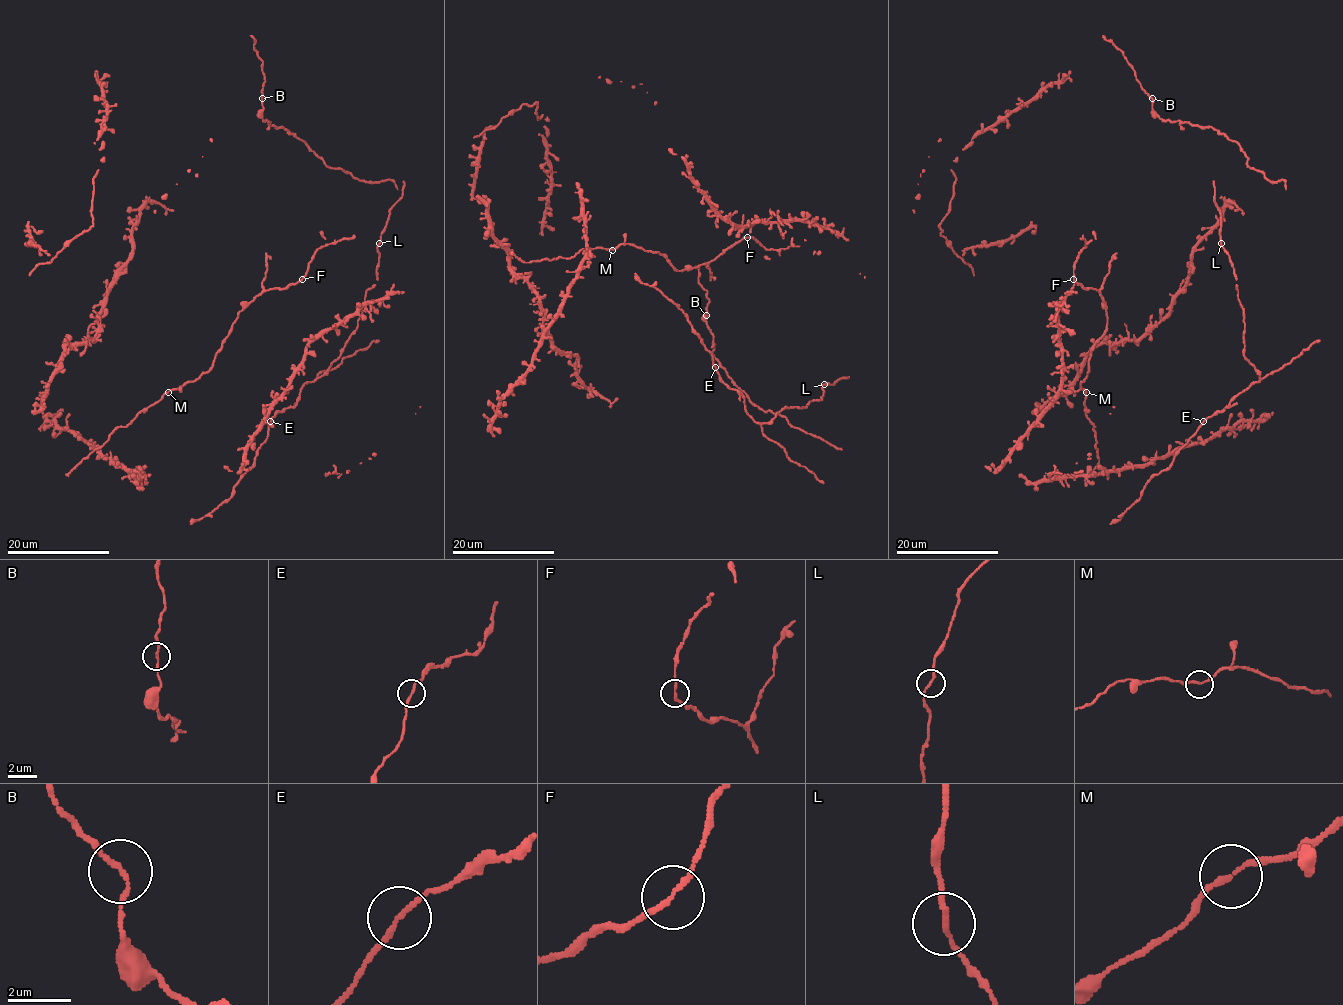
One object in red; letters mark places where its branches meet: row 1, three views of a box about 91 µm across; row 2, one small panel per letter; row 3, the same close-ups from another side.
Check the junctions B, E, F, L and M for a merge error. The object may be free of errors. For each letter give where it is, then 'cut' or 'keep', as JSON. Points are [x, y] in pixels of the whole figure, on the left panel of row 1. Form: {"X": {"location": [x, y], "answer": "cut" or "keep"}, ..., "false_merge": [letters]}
{"B": {"location": [262, 98], "answer": "keep"}, "E": {"location": [270, 421], "answer": "keep"}, "F": {"location": [302, 279], "answer": "keep"}, "L": {"location": [379, 243], "answer": "keep"}, "M": {"location": [168, 392], "answer": "keep"}, "false_merge": []}

